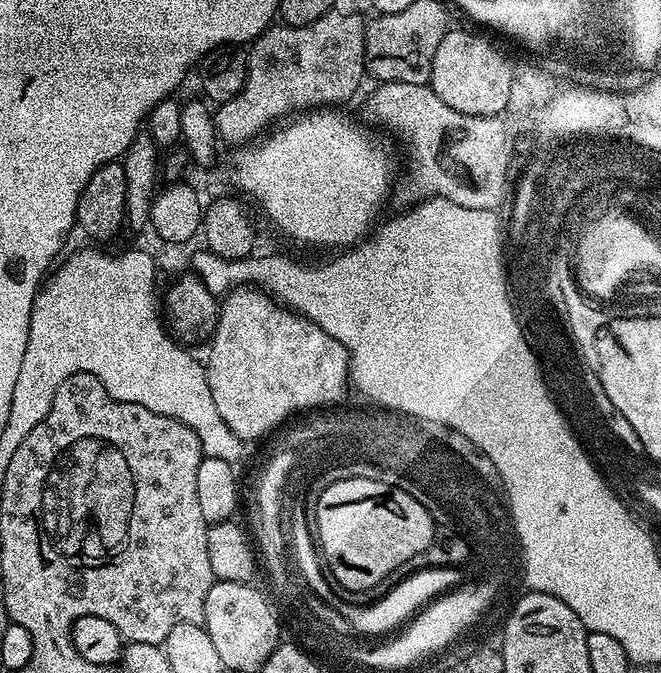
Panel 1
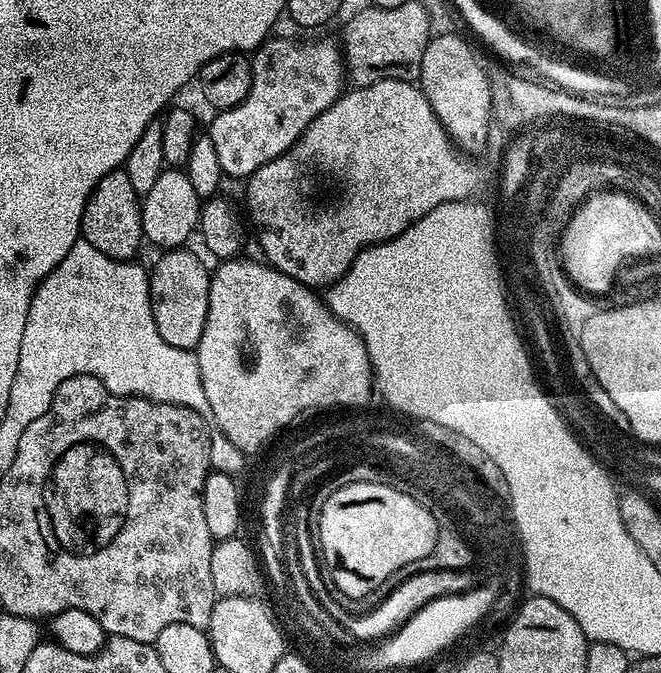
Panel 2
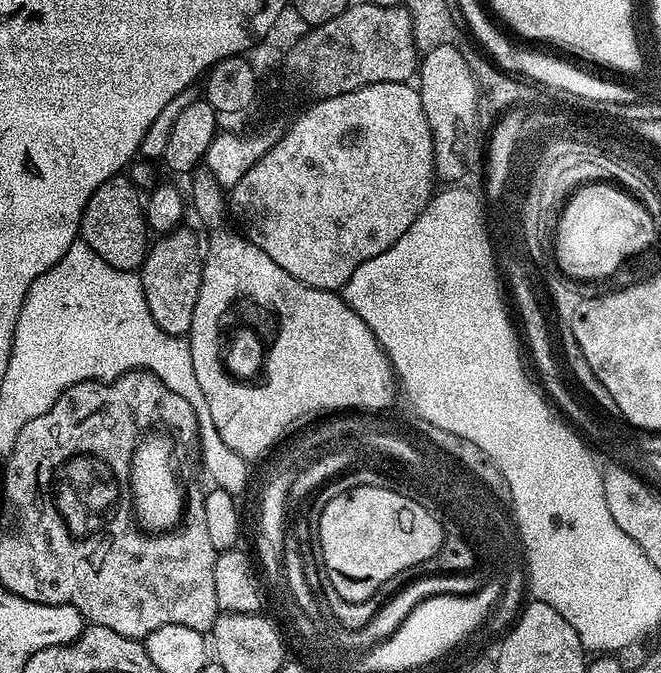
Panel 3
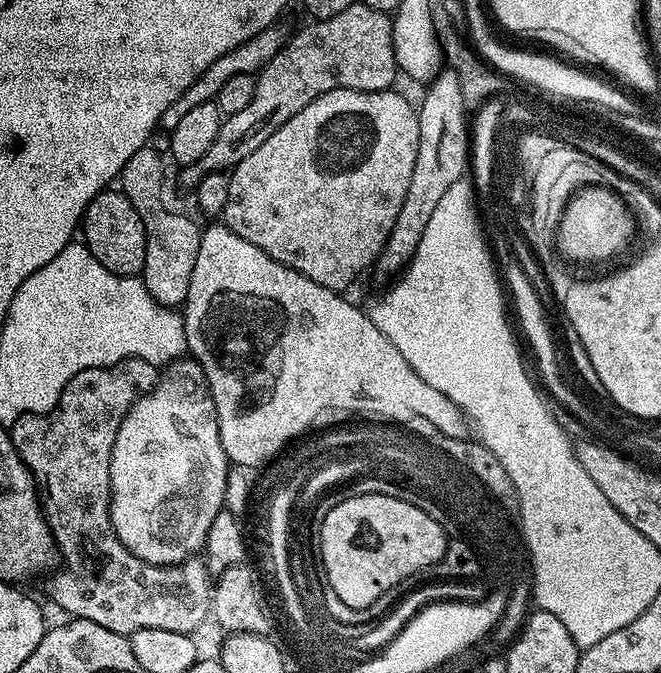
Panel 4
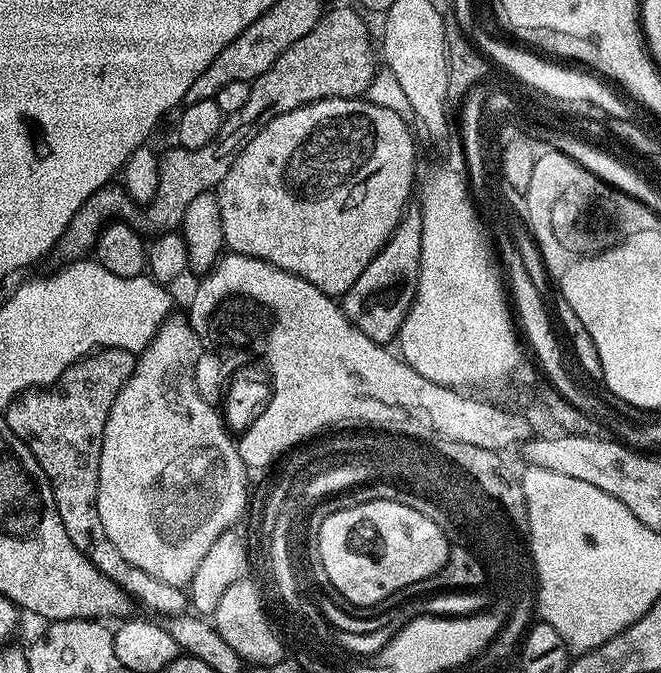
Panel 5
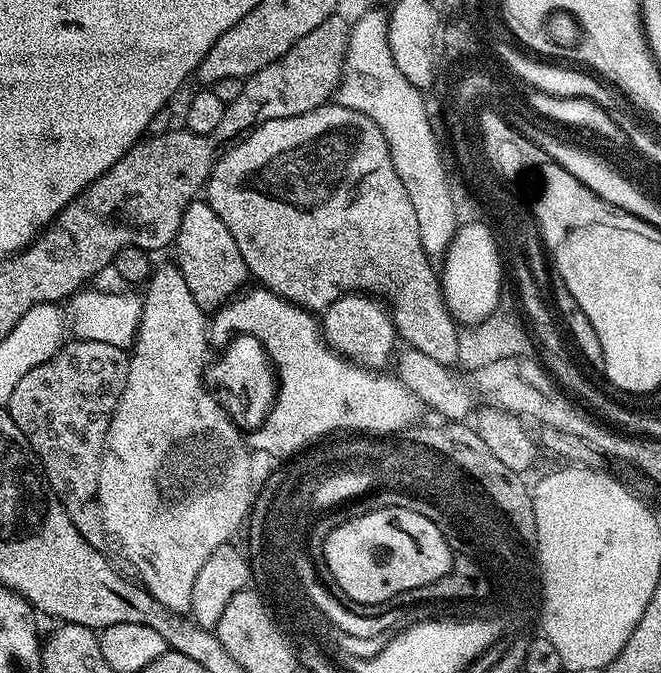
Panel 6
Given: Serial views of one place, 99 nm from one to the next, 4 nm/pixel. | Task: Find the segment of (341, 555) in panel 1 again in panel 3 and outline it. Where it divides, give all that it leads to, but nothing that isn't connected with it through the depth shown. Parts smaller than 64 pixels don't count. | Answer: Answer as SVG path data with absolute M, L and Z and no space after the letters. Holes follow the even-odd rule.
M374 486L349 488L346 494L338 494L338 498L334 498L318 518L318 552L322 557L323 571L327 572L332 588L343 599L354 603L370 598L388 578L400 571L416 569L426 562L439 550L443 540L444 528L434 513L394 490Z

